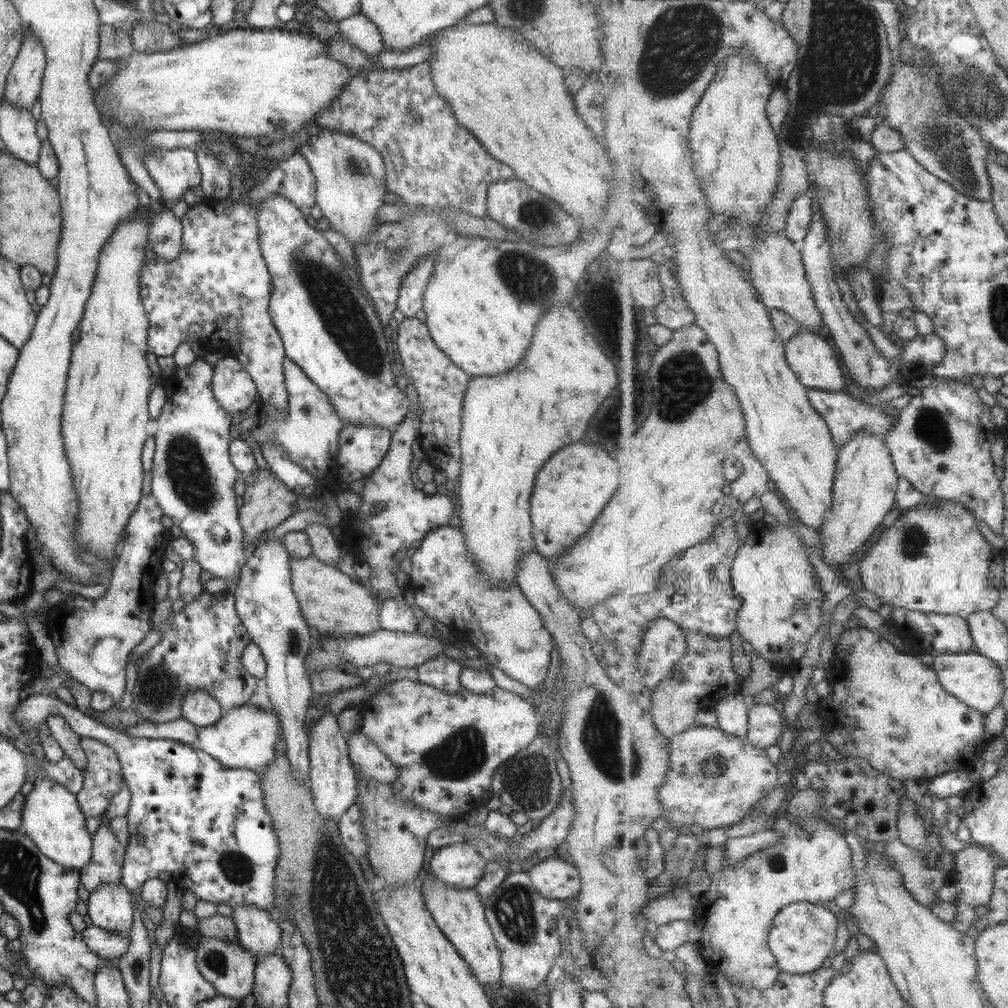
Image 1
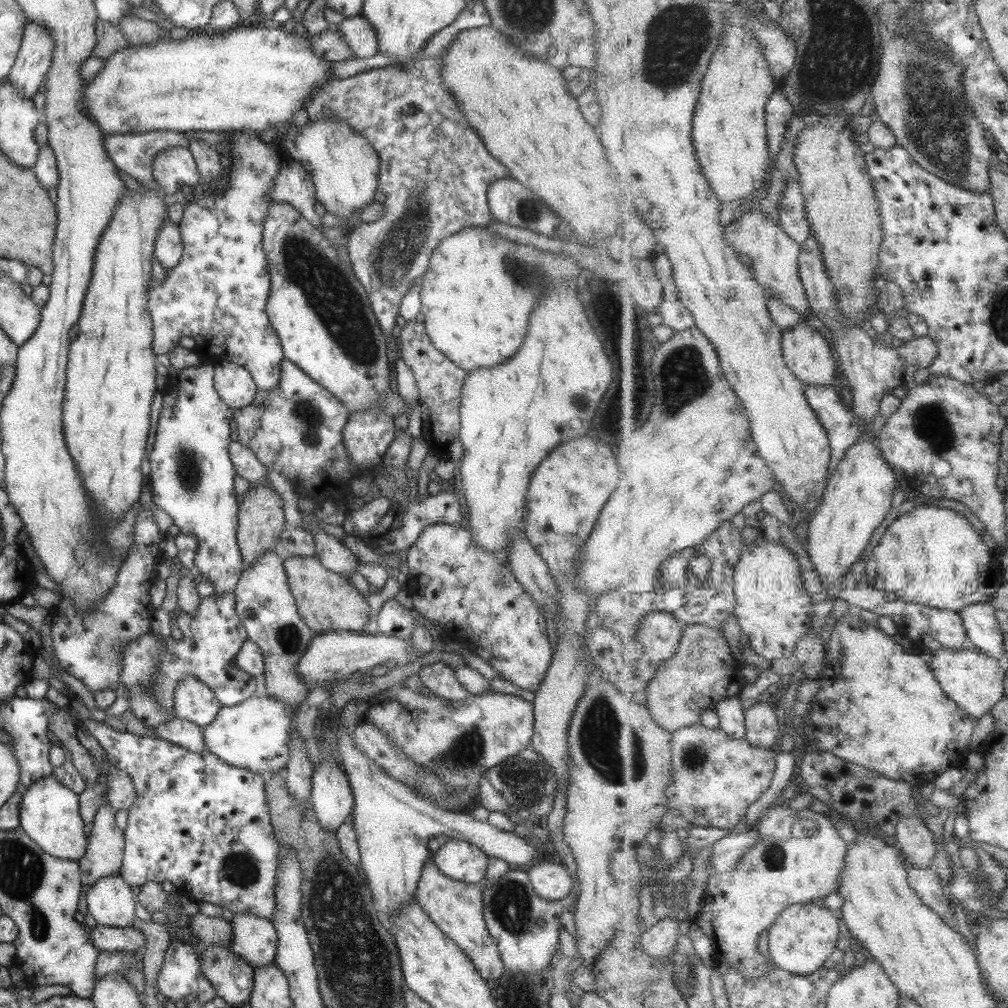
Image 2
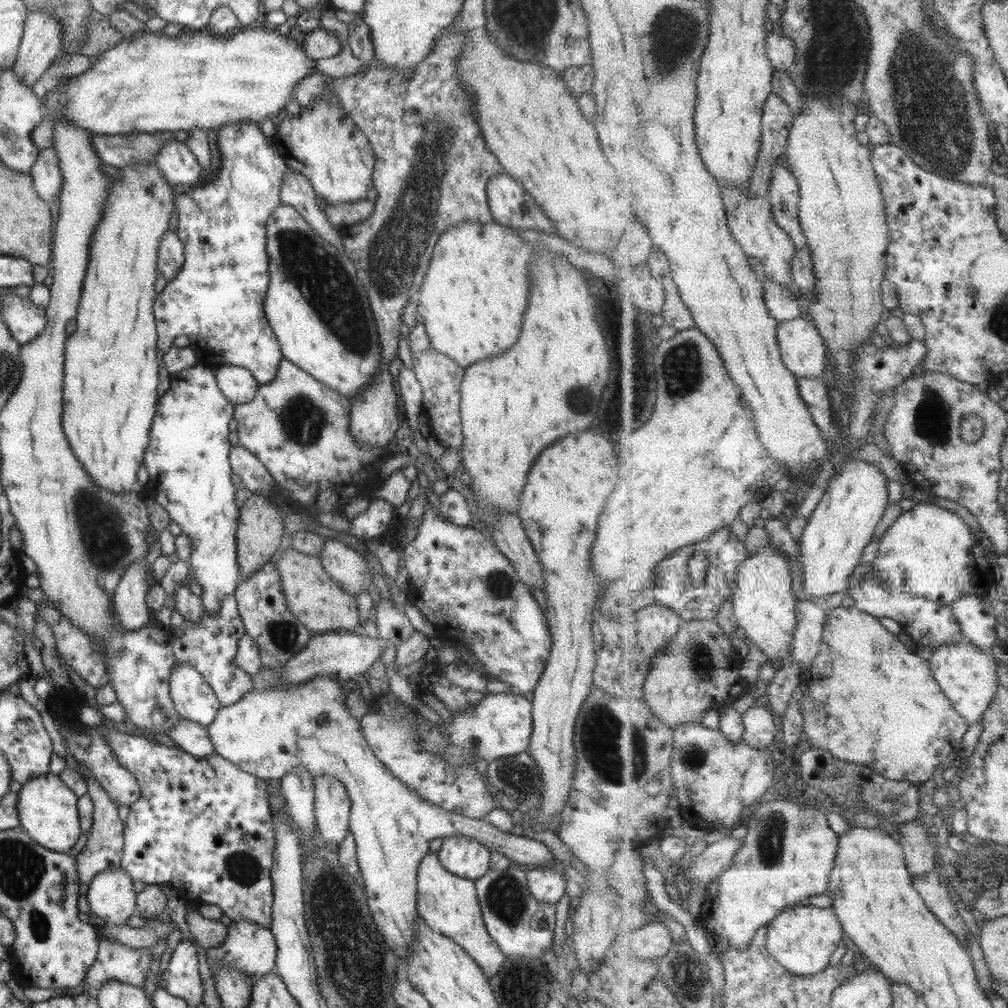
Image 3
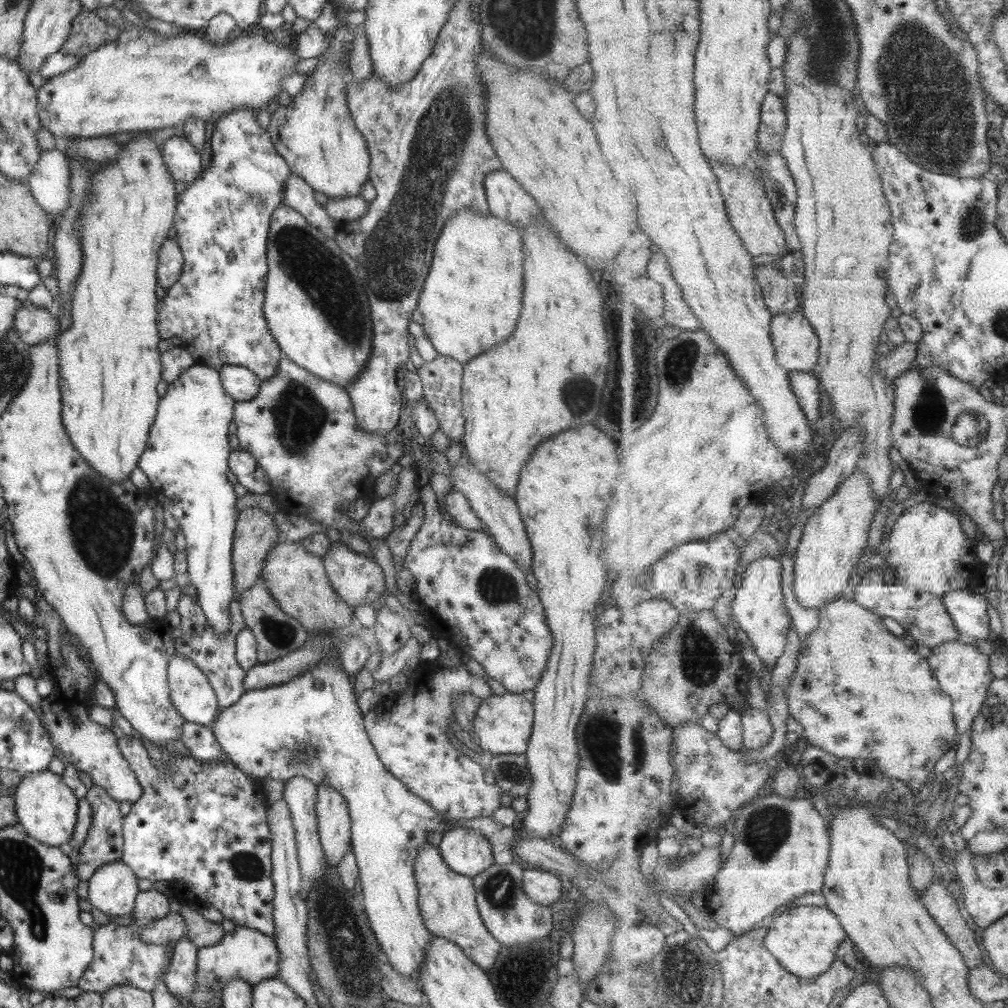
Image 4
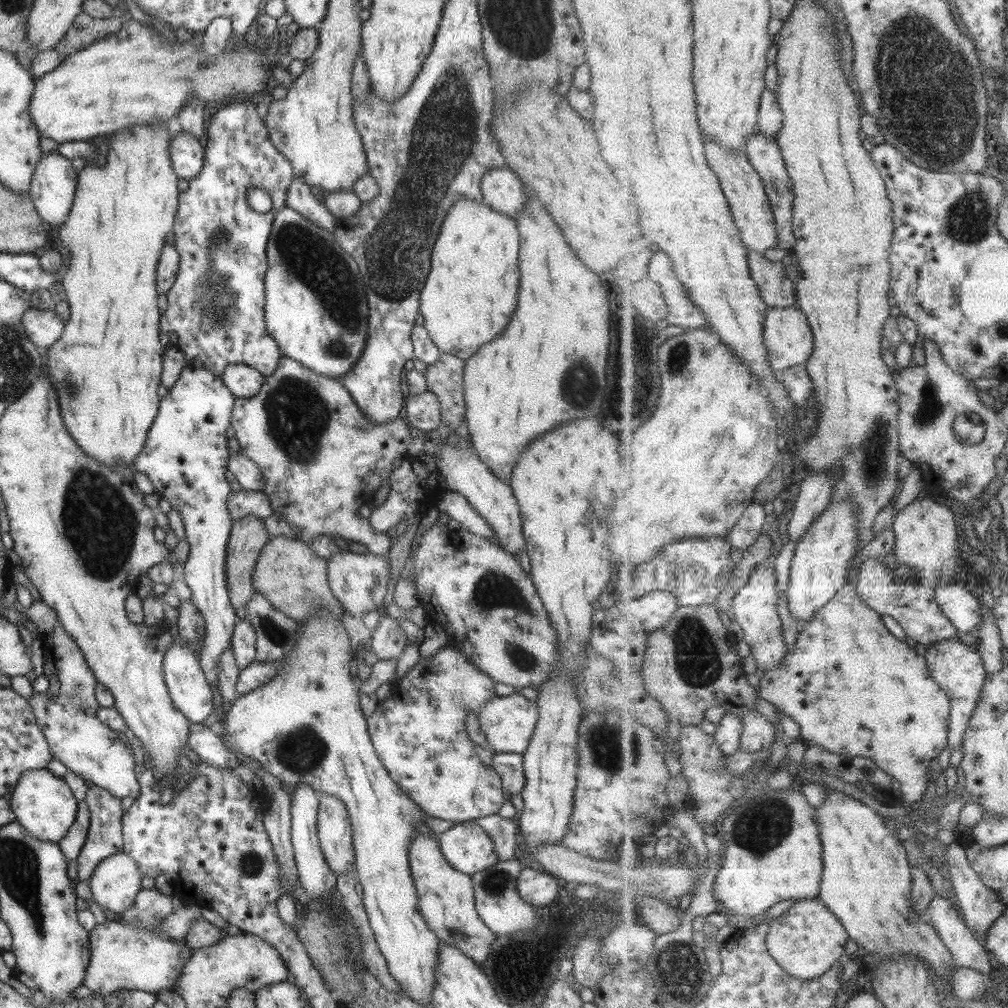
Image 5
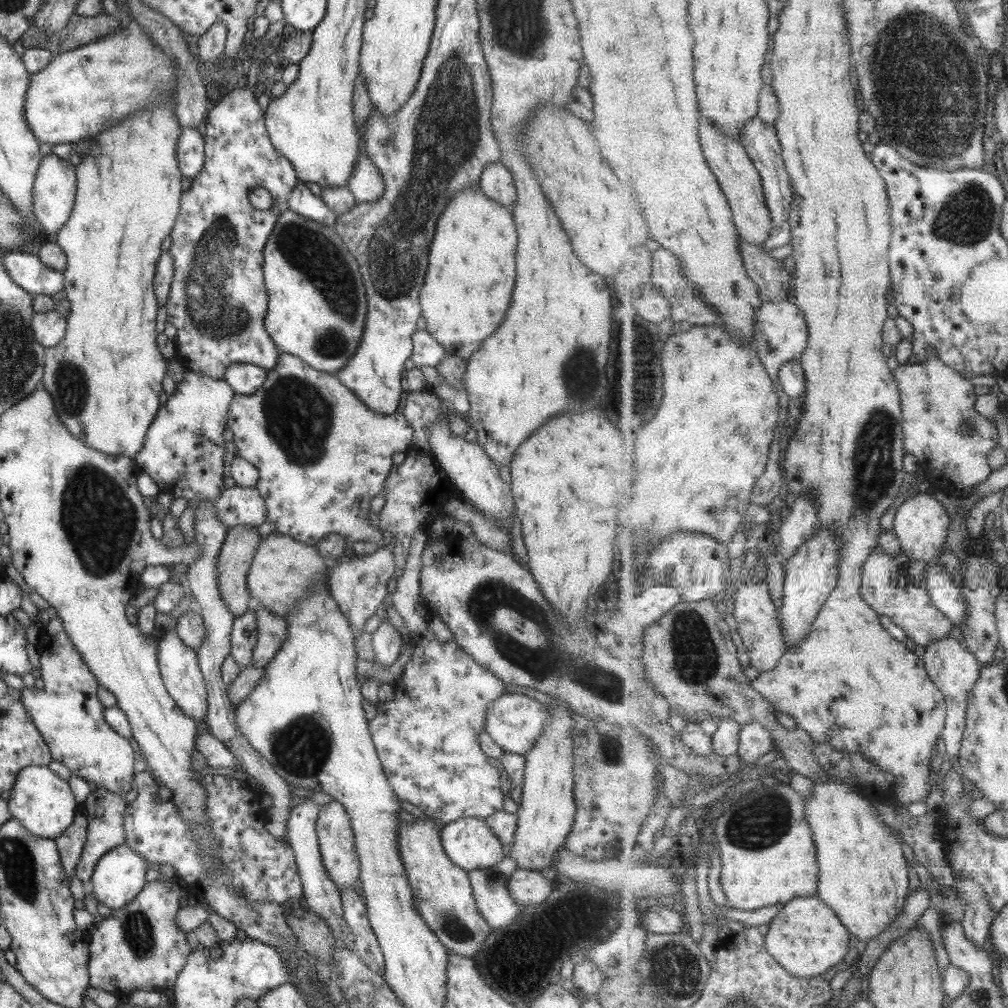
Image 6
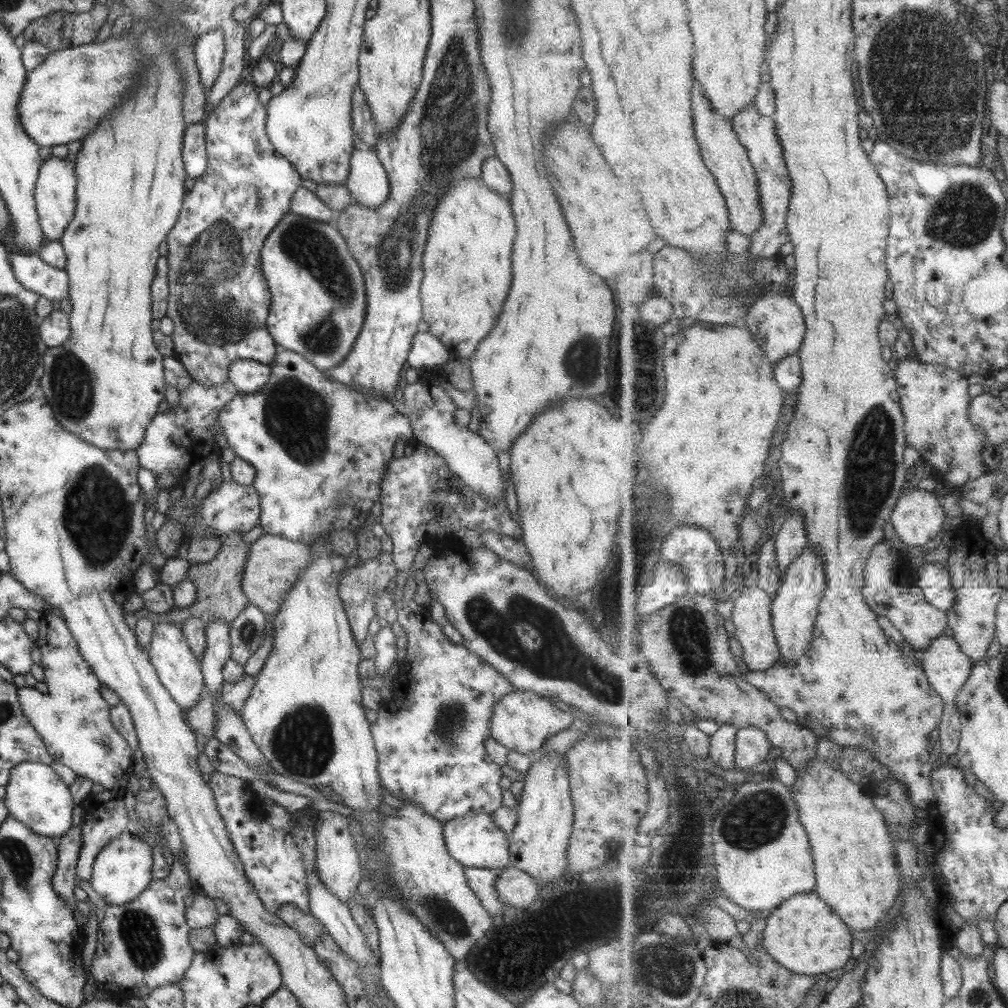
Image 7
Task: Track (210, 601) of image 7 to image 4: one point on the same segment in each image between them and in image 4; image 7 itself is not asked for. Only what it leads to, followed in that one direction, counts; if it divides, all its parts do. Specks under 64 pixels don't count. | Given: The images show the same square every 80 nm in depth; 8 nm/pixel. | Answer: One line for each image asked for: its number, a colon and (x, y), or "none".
4: (255, 534)
5: (247, 537)
6: (235, 556)

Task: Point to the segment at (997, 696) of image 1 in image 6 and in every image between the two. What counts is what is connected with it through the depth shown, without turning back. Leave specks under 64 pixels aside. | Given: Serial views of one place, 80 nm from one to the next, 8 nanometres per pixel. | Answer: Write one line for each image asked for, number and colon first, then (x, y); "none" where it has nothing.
2: (974, 680)
3: (969, 676)
4: (963, 672)
5: (959, 669)
6: (954, 668)

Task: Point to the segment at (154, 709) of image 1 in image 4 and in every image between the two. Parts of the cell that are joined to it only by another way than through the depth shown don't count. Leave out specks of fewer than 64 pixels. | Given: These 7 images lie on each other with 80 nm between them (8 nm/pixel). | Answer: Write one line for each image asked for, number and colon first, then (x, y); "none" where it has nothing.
2: (211, 637)
3: (209, 646)
4: (214, 655)

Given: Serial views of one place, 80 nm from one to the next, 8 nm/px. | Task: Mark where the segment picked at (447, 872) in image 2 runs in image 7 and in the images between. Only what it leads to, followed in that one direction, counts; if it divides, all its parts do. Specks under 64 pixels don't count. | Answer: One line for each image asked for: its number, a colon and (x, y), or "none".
3: (464, 857)
4: (467, 852)
5: (466, 846)
6: (469, 843)
7: (474, 840)

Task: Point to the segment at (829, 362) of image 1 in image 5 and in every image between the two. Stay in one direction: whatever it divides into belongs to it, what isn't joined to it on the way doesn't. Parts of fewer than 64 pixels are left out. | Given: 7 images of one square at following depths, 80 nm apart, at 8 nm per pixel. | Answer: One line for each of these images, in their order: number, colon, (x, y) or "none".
2: (808, 354)
3: (802, 348)
4: (797, 346)
5: (789, 337)

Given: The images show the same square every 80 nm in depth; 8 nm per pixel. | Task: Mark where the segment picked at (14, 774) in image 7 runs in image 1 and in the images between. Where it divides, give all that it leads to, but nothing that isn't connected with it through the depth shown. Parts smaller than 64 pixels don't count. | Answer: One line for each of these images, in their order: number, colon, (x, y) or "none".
1: (51, 818)
2: (48, 812)
3: (46, 808)
4: (44, 806)
5: (42, 804)
6: (43, 803)

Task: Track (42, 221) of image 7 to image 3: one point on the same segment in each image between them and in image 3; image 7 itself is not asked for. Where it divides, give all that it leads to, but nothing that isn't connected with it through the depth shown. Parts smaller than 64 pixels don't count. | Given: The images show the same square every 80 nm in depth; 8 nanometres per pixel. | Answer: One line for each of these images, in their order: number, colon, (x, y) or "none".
3: (45, 174)
4: (48, 182)
5: (52, 188)
6: (53, 190)

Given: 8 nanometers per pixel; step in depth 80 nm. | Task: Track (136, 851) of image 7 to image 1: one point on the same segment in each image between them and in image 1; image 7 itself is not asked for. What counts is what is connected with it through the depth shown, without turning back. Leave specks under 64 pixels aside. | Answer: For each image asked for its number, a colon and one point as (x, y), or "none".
1: (109, 906)
2: (109, 900)
3: (110, 895)
4: (112, 888)
5: (115, 881)
6: (118, 875)

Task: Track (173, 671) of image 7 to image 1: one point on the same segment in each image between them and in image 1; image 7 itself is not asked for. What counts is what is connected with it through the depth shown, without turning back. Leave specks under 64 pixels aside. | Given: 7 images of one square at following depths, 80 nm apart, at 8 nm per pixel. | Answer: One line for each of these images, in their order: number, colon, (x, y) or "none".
1: (198, 707)
2: (192, 701)
3: (194, 700)
4: (193, 698)
5: (190, 694)
6: (177, 663)

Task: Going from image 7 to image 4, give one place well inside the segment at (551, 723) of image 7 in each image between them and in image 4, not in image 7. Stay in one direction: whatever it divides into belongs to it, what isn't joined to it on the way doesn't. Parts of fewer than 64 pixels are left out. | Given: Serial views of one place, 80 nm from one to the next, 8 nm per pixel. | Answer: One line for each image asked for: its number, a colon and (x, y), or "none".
4: (502, 724)
5: (507, 722)
6: (513, 721)

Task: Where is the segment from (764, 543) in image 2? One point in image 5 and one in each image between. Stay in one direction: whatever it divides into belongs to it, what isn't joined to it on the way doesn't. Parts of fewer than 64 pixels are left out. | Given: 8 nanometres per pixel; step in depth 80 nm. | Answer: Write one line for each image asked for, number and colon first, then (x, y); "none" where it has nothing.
3: (764, 603)
4: (759, 607)
5: (755, 607)

